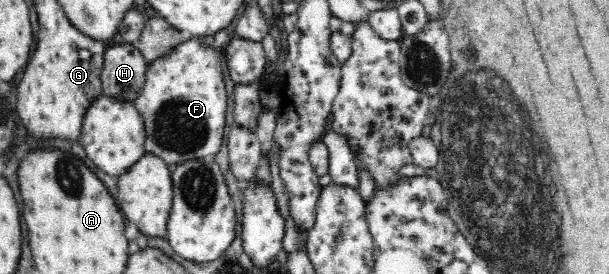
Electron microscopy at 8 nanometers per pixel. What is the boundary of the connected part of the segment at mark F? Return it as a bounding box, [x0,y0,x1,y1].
[132,38,227,167]

